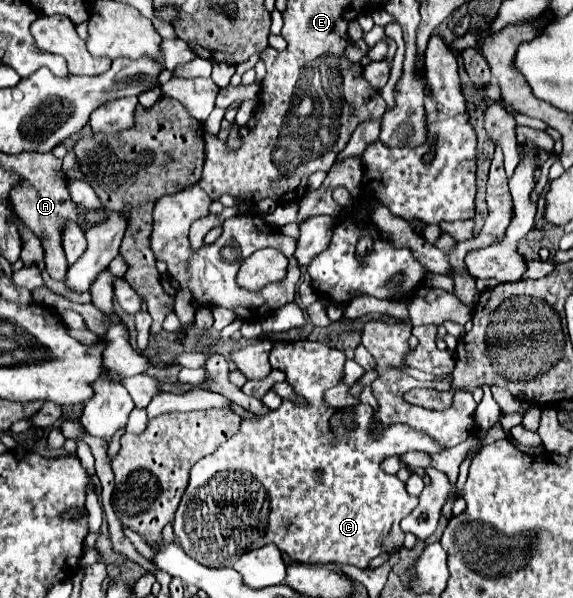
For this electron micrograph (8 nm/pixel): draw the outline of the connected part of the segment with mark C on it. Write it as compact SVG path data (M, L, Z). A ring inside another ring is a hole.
M302 339L274 345L270 353L272 369L286 373L286 383L292 385L296 395L306 399L306 407L284 399L276 411L256 419L244 419L240 429L226 443L190 469L190 481L172 525L178 543L194 557L194 561L206 567L224 567L230 557L238 557L264 543L274 543L280 551L286 551L292 561L306 565L346 563L368 569L374 557L402 549L404 531L400 529L400 521L412 513L418 505L418 497L410 497L406 483L398 483L398 477L384 475L380 463L386 457L401 456L412 450L440 453L442 447L408 425L392 425L390 429L384 429L382 435L374 437L370 433L372 407L362 403L352 407L352 421L356 427L346 427L344 415L350 413L350 407L334 409L324 403L324 391L342 381L344 363L346 357L342 351L318 341ZM262 487L266 489L268 499L268 523L264 517Z

